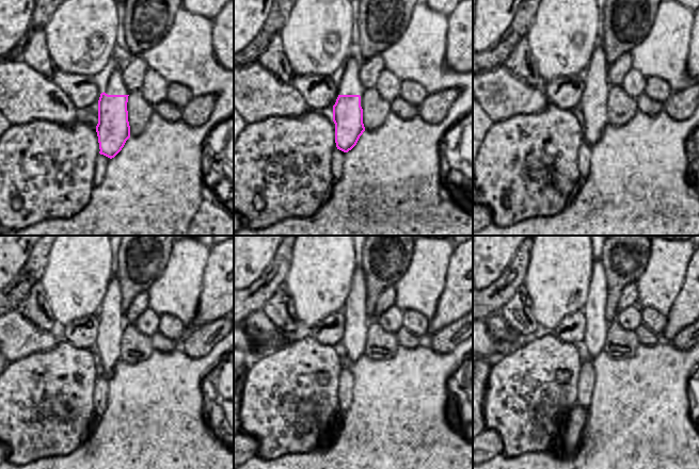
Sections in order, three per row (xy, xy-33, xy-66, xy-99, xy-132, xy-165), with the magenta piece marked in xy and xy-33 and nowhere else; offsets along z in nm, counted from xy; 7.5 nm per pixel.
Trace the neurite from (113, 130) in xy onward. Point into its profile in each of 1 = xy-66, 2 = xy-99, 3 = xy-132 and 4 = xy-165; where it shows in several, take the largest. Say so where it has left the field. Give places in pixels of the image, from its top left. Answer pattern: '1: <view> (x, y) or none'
1: xy-66 (591, 111)
2: xy-99 (109, 345)
3: xy-132 (356, 327)
4: xy-165 (598, 322)

